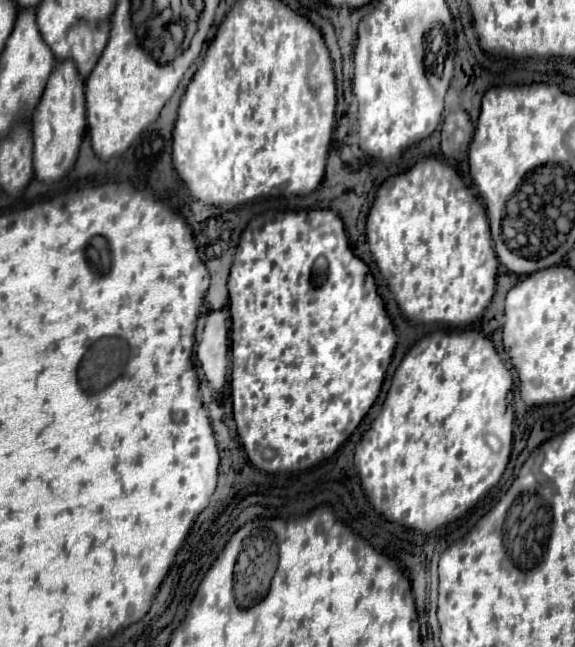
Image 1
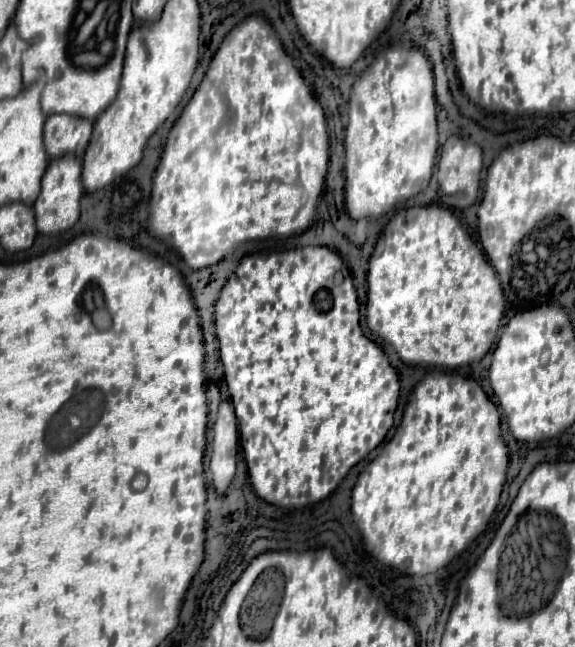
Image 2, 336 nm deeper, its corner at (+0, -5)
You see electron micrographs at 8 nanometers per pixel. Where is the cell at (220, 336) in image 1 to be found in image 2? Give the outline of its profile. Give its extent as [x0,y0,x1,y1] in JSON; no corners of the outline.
[210,400,238,494]

